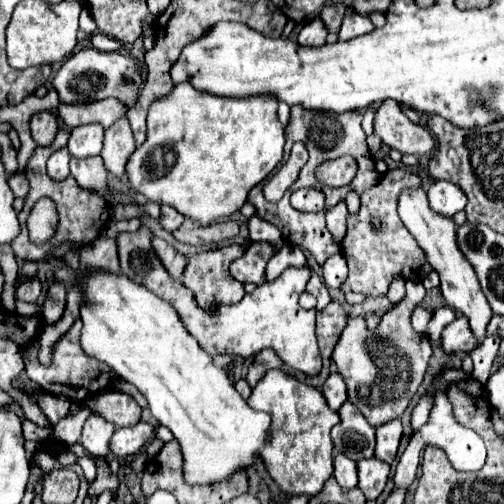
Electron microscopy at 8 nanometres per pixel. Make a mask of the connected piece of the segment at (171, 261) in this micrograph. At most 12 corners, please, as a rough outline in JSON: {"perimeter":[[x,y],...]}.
{"perimeter":[[162,238],[152,240],[156,256],[174,280],[182,278],[186,258],[180,256]]}

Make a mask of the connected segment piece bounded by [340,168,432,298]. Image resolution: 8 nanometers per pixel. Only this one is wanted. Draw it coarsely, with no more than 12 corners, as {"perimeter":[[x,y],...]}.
{"perimeter":[[388,170],[362,194],[340,242],[344,294],[384,296],[394,276],[432,268],[404,228],[396,202],[420,186]]}

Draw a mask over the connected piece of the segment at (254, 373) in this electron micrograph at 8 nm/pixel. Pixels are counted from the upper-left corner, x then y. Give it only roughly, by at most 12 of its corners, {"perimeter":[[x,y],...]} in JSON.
{"perimeter":[[258,352],[248,368],[246,382],[256,382],[270,368],[292,372],[276,352]]}

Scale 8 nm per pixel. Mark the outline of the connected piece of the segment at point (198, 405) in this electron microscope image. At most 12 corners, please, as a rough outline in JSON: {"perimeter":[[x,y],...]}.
{"perimeter":[[82,278],[82,350],[134,384],[186,484],[254,468],[252,410],[176,310]]}

